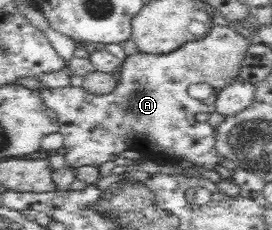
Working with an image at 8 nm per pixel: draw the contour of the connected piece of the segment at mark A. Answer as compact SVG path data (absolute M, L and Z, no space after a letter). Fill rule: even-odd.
M216 26L204 37L195 38L172 52L161 55L146 55L136 53L128 55L121 64L120 82L108 94L92 95L81 87L71 85L64 88L41 89L41 97L48 108L55 110L59 120L59 133L63 135L63 147L66 148L66 162L68 165L100 167L108 160L115 160L122 156L124 150L138 150L142 156L152 160L188 160L200 168L214 168L220 162L220 153L216 150L214 141L214 127L207 121L199 122L194 117L198 112L212 114L215 107L216 96L229 84L238 81L239 61L245 56L252 40L239 33L236 28ZM207 82L213 88L211 97L205 100L192 99L187 96L186 89L190 84Z

